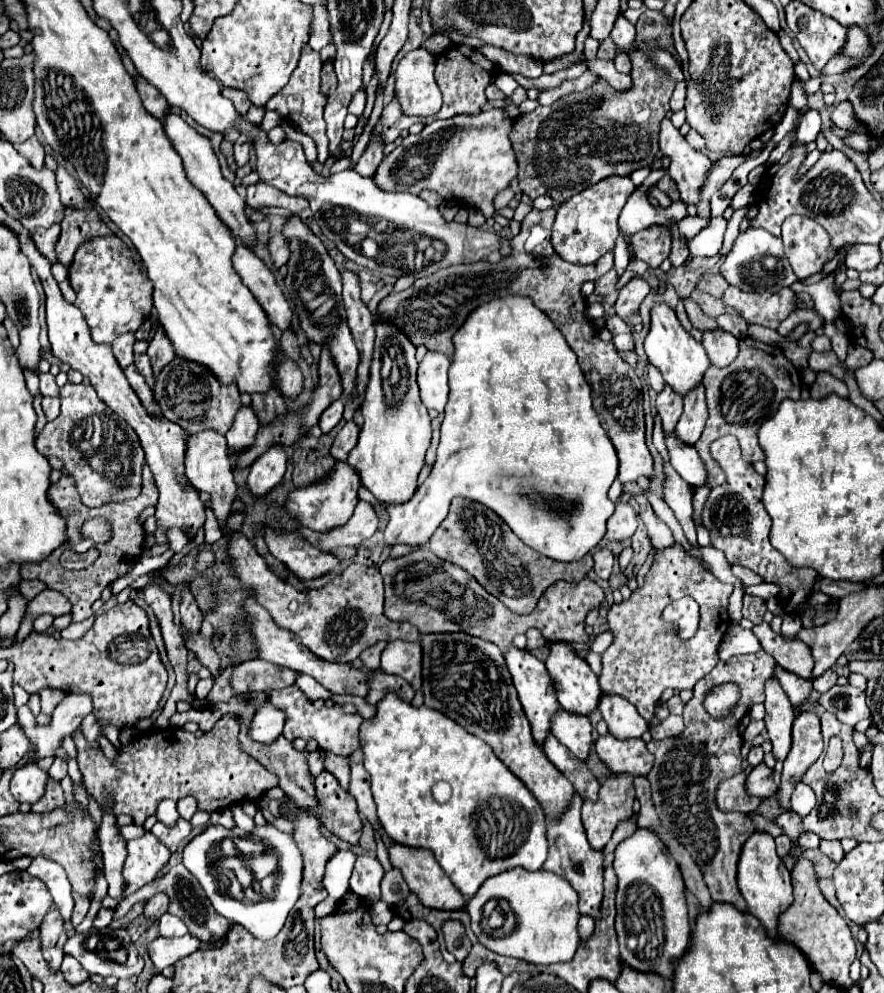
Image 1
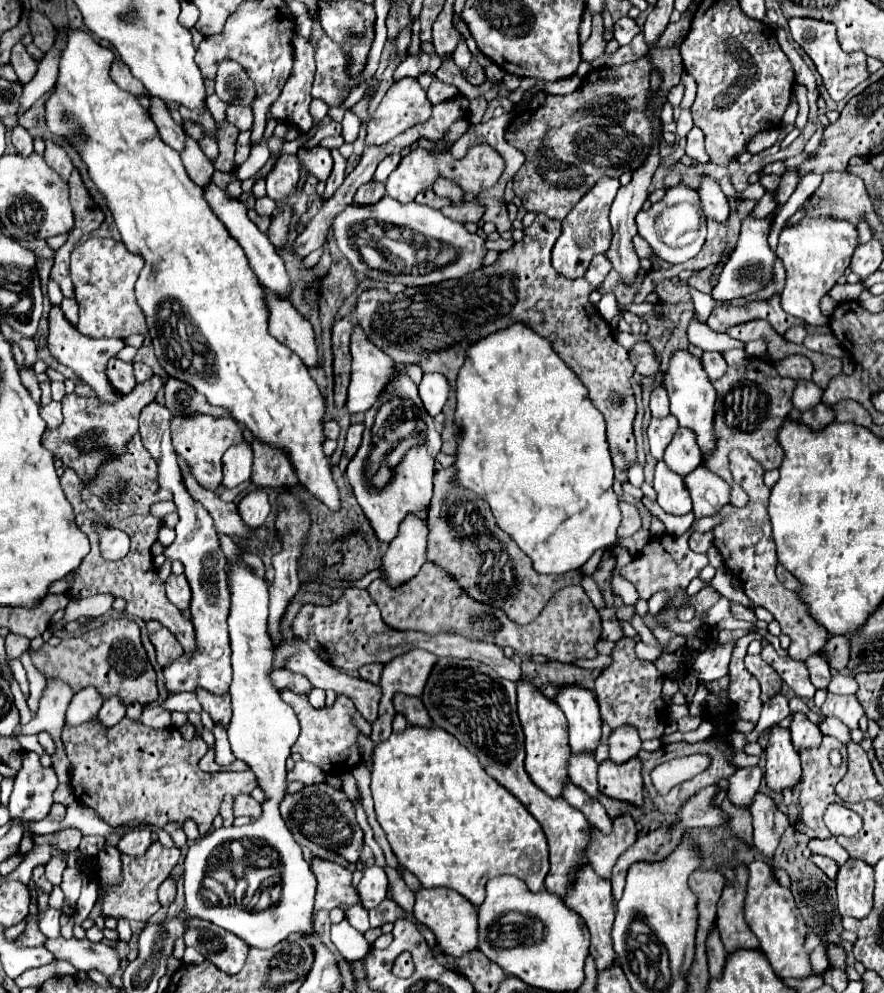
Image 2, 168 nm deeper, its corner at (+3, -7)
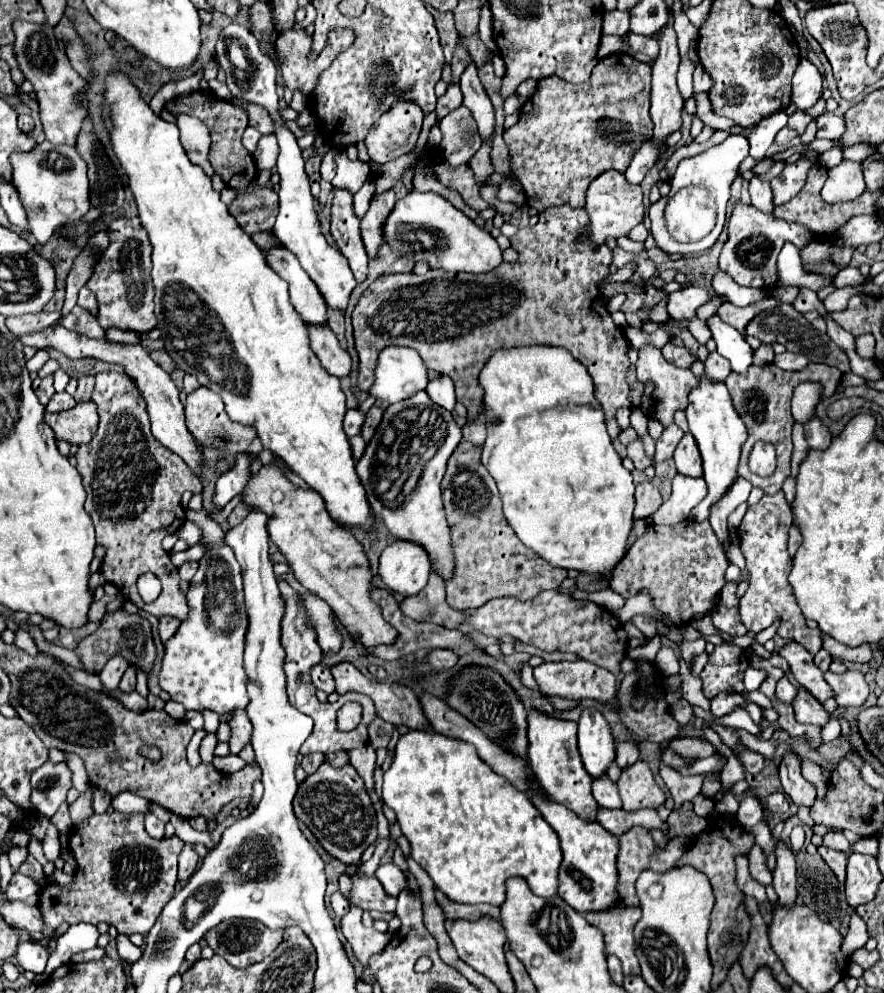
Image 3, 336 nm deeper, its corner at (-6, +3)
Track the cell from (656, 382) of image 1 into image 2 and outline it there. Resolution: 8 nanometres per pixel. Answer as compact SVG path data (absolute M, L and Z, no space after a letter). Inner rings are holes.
M656 386L652 390L650 410L652 410L654 418L664 418L664 416L670 414L670 410L668 410L668 394L666 394L666 390L662 386Z

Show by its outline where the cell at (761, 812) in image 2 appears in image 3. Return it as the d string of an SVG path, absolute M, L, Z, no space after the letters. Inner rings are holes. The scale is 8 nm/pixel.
M783 840L777 842L775 858L777 858L777 866L773 870L773 888L781 904L793 904L797 898L797 890L795 890L797 868L795 868L795 856Z

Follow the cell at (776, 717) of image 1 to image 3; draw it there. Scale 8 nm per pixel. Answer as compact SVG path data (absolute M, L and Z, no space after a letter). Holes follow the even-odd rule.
M793 750L785 752L779 764L779 778L783 784L785 794L797 804L797 806L809 806L815 802L815 786L803 778L801 774L801 756Z

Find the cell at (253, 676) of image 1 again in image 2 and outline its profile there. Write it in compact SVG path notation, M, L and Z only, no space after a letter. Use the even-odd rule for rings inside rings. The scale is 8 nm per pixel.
M274 670L272 682L276 684L278 690L288 688L296 694L310 694L310 690L312 690L312 684L302 674L296 674L296 672L290 672L290 670Z

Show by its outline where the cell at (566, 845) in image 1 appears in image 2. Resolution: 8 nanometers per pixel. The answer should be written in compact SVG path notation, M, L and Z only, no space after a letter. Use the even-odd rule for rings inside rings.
M582 866L580 870L576 870L572 874L574 882L570 886L570 894L566 898L566 904L570 906L570 910L574 910L588 926L590 934L592 934L592 946L590 946L590 954L596 958L596 966L598 970L606 970L610 968L614 962L616 962L616 954L612 950L612 922L614 922L614 916L616 916L616 908L614 908L614 898L612 898L612 888L610 888L610 882L608 880L602 880L594 870L592 866Z

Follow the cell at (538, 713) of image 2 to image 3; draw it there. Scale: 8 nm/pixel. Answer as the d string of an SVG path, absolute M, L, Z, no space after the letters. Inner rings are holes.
M529 712L529 766L541 788L557 802L565 804L581 818L595 820L597 802L591 794L591 776L583 768L577 752L577 722L559 720L543 712Z

